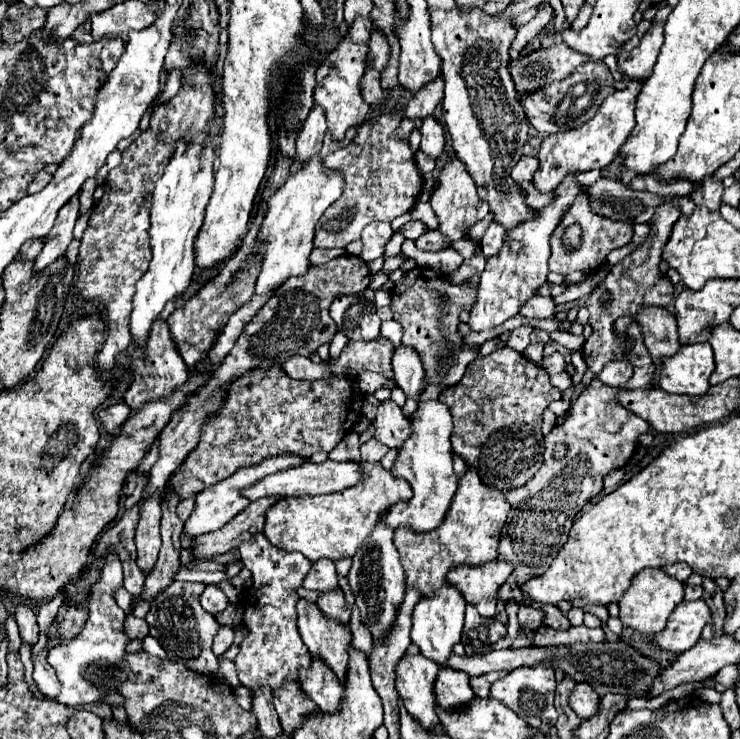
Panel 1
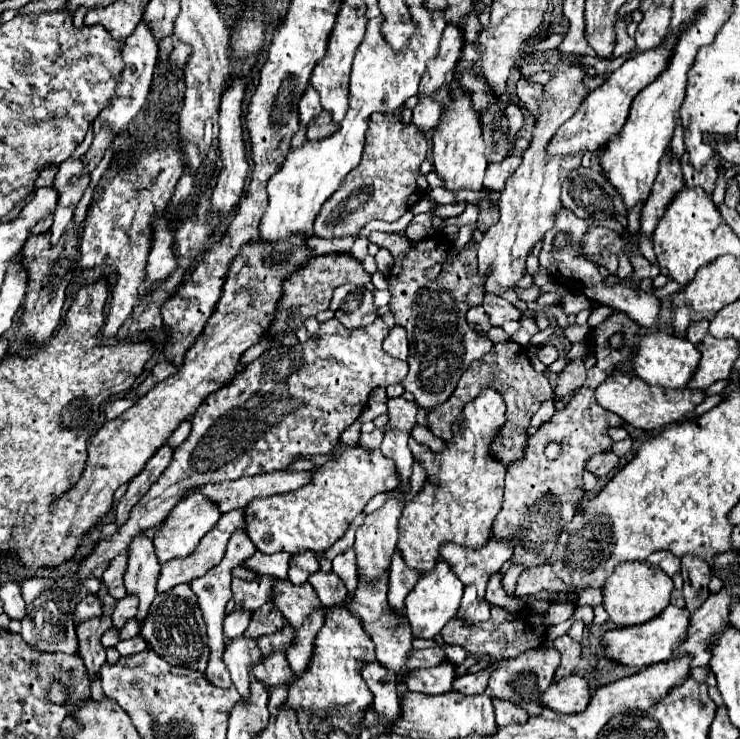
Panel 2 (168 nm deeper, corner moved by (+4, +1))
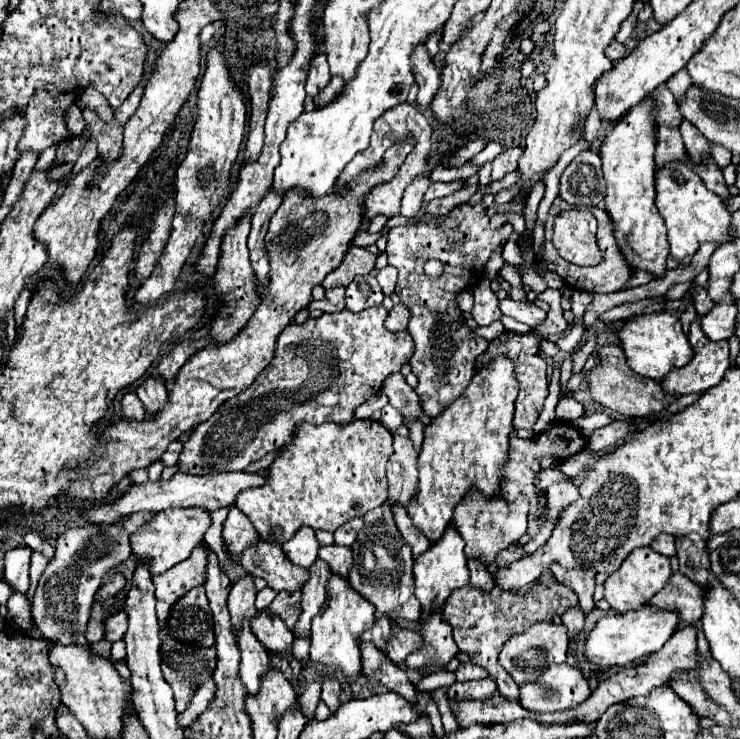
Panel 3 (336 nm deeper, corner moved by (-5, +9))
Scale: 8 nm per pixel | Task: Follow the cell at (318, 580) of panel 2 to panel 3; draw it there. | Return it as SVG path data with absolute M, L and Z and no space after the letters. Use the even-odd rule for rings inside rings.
M331 545L331 547L321 547L319 549L319 559L329 563L331 571L343 579L349 577L349 567L353 565L351 549L341 547L341 545Z

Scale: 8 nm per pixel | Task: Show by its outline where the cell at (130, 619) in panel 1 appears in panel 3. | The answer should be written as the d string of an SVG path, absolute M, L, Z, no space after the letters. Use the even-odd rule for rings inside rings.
M91 619L89 627L87 627L87 641L89 643L99 643L101 639L105 639L105 625L103 625L103 621Z

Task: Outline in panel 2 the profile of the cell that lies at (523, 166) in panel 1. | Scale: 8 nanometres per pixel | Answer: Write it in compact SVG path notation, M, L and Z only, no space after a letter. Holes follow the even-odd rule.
M510 155L500 163L488 165L488 171L486 171L486 177L484 177L484 187L494 189L494 191L502 191L506 179L518 169L518 165L520 165L518 155Z

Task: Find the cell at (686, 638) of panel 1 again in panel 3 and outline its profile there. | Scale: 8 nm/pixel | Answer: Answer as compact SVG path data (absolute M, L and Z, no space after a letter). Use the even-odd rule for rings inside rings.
M647 605L641 607L641 611L627 611L621 615L609 613L603 619L599 619L595 629L589 633L589 639L585 643L585 655L591 663L605 667L639 663L645 661L649 655L657 653L677 629L679 629L679 611Z

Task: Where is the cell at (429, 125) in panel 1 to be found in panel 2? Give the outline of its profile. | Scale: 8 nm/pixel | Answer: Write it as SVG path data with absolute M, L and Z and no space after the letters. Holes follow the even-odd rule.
M424 97L412 109L412 123L416 123L416 127L420 127L420 131L430 133L434 129L434 125L438 123L440 111L442 111L440 101L436 101L434 97Z

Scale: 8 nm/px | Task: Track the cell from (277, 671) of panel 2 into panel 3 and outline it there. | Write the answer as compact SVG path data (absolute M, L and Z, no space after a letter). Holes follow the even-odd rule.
M265 611L251 619L251 631L273 655L285 655L293 647L293 633L277 617L267 617Z

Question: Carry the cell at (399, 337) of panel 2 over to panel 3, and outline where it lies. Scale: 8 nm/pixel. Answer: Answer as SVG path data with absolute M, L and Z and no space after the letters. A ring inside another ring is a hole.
M395 305L389 311L389 319L385 321L385 327L389 331L407 331L407 323L409 323L409 309L405 305Z

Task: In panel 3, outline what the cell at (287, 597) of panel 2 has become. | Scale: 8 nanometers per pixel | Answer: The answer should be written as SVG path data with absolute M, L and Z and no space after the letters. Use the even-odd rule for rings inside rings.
M259 541L257 545L245 549L241 565L249 575L263 577L275 591L301 591L301 587L309 581L307 569L293 565L281 551L281 545L267 541Z

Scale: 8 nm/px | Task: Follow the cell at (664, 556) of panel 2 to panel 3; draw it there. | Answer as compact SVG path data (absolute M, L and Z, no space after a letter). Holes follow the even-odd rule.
M661 533L657 537L657 541L651 543L651 547L657 551L657 553L663 553L667 557L675 557L677 555L677 549L675 549L675 537L667 535L667 533Z

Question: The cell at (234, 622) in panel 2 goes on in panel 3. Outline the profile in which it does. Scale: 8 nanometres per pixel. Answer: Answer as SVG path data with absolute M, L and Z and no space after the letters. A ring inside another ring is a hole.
M265 587L263 591L259 591L259 593L257 593L257 601L255 601L257 611L267 609L267 607L269 607L269 603L275 599L275 595L277 595L277 593L275 593L271 587Z

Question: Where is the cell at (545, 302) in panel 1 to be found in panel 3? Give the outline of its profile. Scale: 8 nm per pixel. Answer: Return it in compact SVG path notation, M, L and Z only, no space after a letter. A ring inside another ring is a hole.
M483 279L481 283L477 283L477 287L473 287L475 293L475 307L473 307L473 319L483 327L483 325L491 325L493 321L501 319L501 309L499 309L499 299L495 295L495 291L489 287L491 279Z

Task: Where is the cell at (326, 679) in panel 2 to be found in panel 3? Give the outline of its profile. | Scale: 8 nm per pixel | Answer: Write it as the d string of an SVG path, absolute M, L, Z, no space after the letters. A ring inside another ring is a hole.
M333 575L327 585L327 603L313 619L311 627L311 661L329 667L329 671L337 671L345 679L359 679L361 677L361 649L359 637L363 631L371 629L373 619L373 605L365 601L357 591L349 587L349 581Z

